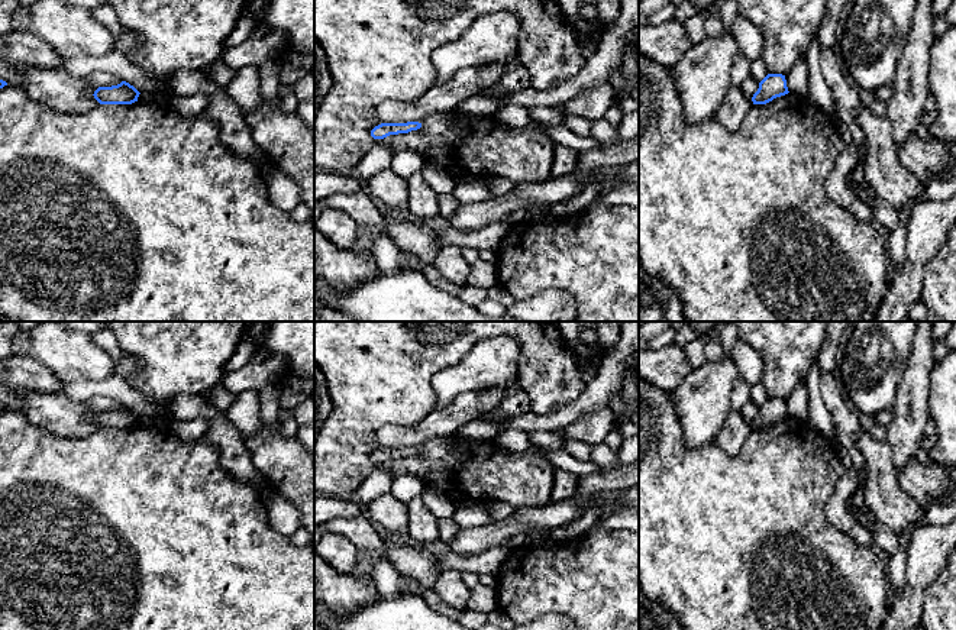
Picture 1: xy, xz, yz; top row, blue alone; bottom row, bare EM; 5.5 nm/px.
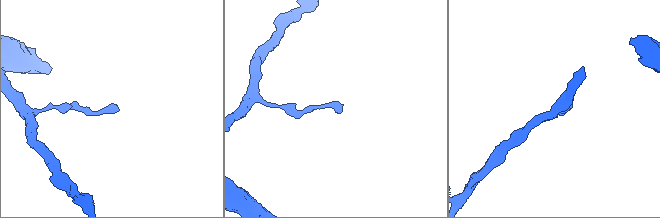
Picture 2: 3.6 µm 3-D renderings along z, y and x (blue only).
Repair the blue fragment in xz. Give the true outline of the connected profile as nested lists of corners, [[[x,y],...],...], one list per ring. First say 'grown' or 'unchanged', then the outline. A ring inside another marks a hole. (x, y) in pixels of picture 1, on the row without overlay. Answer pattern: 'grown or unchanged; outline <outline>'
unchanged; outline [[[419,446],[407,448],[381,448],[371,455],[374,463],[384,463],[390,459],[408,458],[422,452]]]

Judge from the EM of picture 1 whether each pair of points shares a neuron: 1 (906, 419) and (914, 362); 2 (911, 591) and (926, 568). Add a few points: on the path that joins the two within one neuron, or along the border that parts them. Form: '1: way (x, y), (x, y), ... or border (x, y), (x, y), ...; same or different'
1: way (911, 404), (914, 377); same
2: way (916, 585), (920, 574); same

